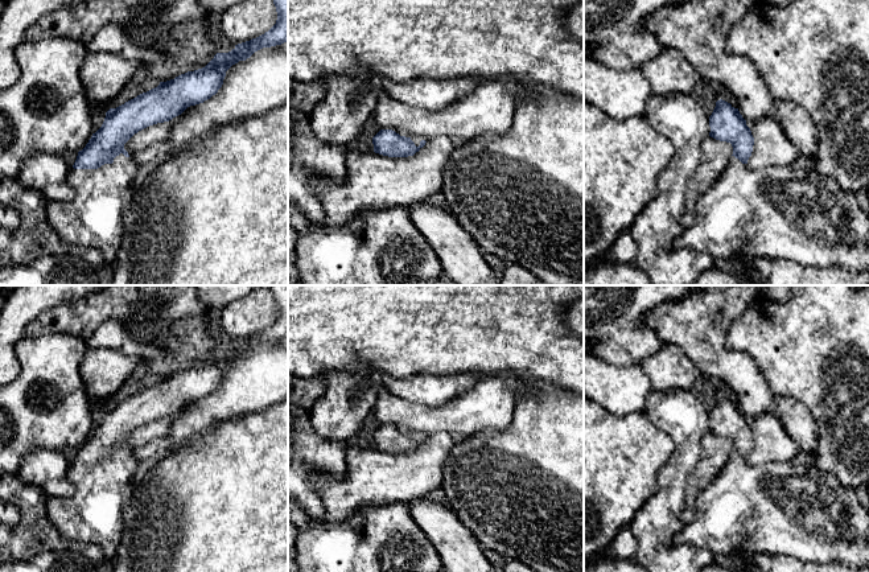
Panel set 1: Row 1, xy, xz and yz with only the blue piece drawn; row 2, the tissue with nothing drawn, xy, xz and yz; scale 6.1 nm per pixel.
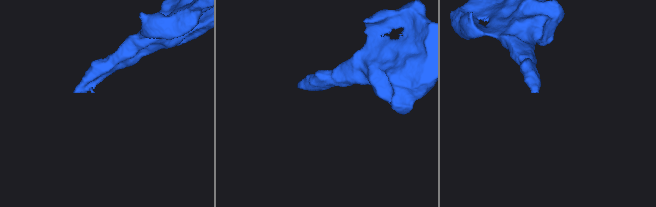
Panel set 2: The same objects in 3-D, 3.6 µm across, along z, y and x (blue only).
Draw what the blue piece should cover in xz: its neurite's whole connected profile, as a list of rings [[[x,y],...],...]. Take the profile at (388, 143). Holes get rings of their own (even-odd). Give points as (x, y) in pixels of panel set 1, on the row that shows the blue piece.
[[[380,129],[374,137],[374,152],[388,157],[408,157],[419,152],[427,140],[400,136],[392,129]]]

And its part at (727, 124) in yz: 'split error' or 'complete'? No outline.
split error

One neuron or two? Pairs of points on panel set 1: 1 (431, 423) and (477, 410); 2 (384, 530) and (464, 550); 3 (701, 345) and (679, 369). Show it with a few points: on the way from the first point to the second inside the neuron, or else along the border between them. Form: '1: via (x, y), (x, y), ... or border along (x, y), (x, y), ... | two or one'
1: via (443, 419), (465, 415) | one
2: border along (412, 517), (440, 558) | two
3: border along (666, 344), (678, 346), (700, 373) | two

